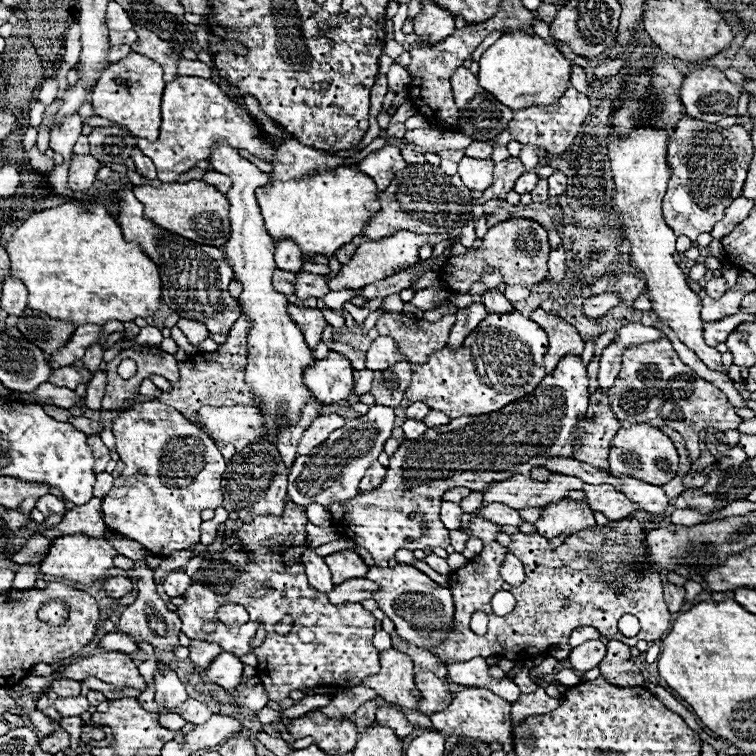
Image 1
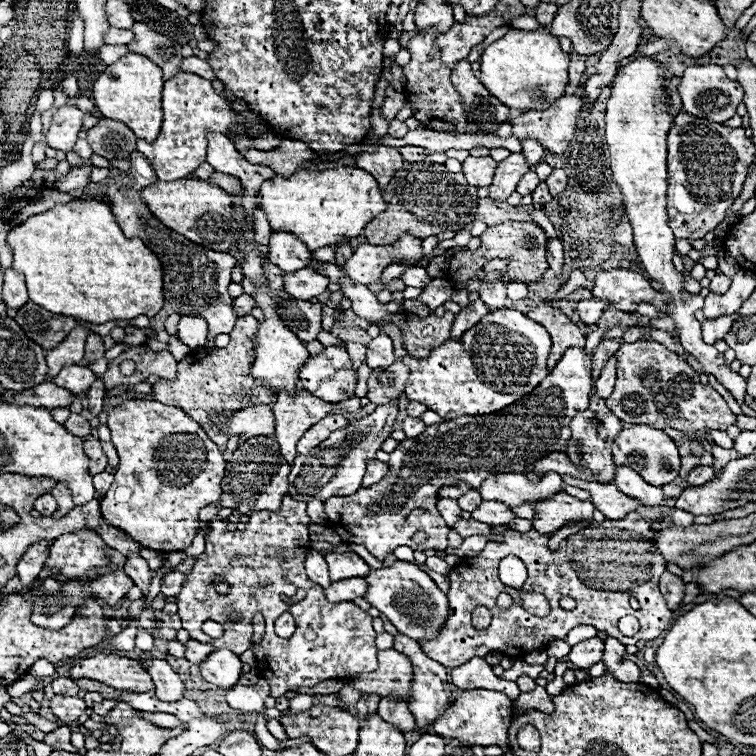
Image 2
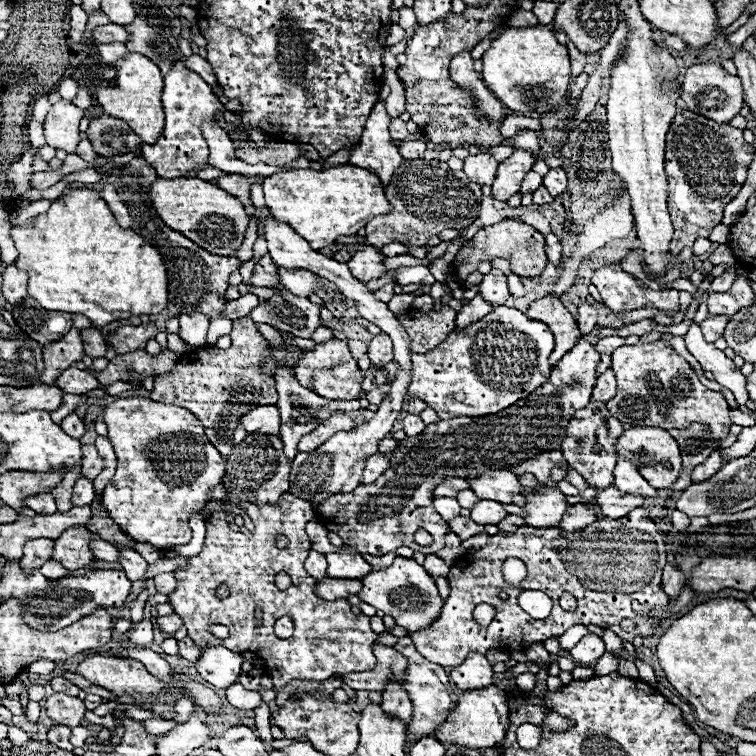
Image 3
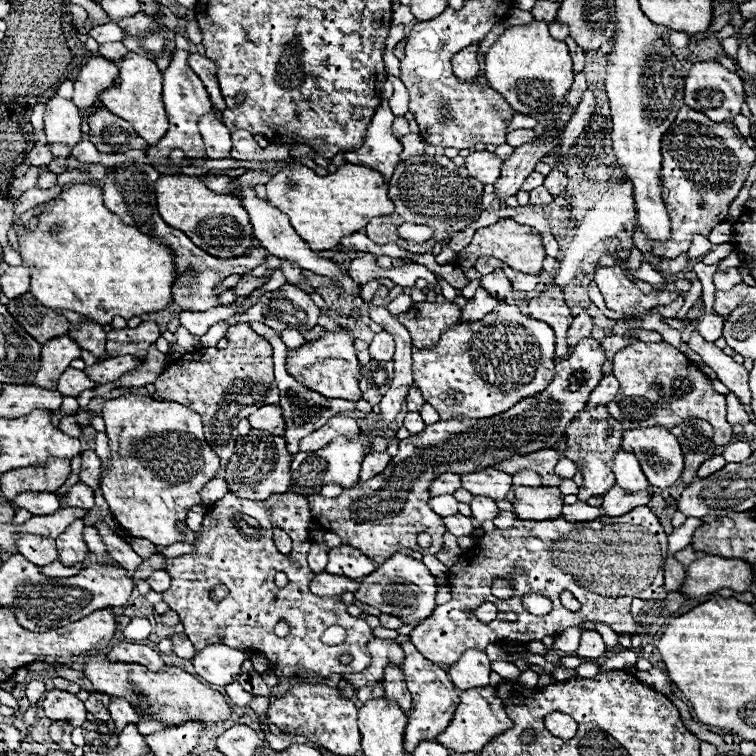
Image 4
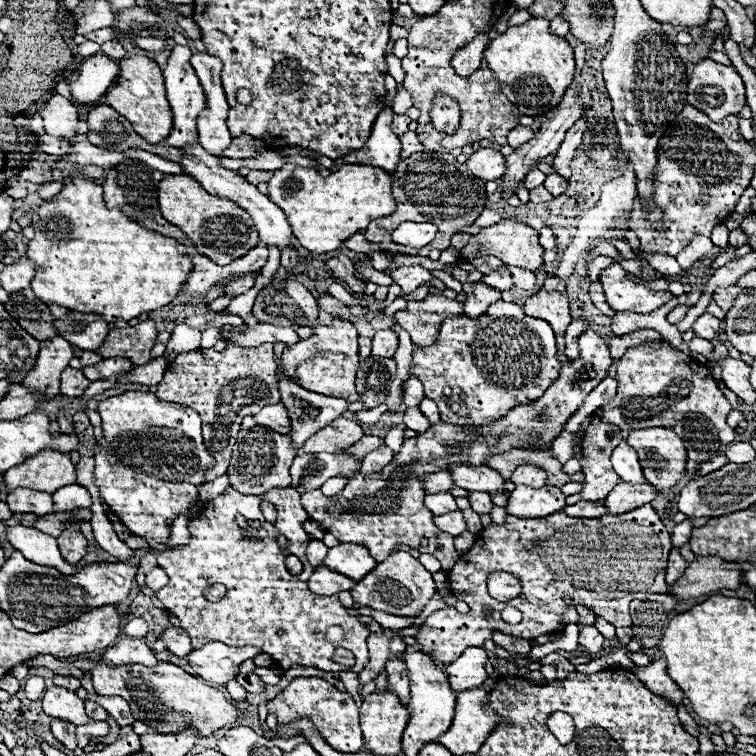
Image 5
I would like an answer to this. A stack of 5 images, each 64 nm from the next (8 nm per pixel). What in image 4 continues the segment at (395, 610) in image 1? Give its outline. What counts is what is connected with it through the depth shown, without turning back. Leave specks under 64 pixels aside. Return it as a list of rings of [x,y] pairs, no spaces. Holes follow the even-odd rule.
[[[396,552],[394,556],[390,556],[390,560],[380,564],[378,570],[374,570],[370,576],[362,580],[360,590],[354,592],[354,596],[372,608],[378,608],[380,612],[410,610],[402,614],[400,620],[404,624],[418,624],[418,622],[424,622],[436,608],[436,588],[438,586],[434,582],[436,582],[434,576],[428,572],[428,568],[424,568],[422,562]]]

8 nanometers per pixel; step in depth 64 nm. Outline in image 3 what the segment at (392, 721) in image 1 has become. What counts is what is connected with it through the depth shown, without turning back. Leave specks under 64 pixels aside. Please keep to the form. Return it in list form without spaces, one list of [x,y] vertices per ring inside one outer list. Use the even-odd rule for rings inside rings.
[[[388,684],[380,706],[388,716],[402,720],[406,726],[410,724],[410,720],[412,720],[412,704],[410,704],[410,698],[408,698],[404,686]]]

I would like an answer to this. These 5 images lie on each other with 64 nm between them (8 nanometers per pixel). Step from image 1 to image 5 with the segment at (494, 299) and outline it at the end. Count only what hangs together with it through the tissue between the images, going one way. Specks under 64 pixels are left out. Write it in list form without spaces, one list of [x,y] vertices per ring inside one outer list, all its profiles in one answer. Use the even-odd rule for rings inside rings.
[[[506,266],[494,270],[492,274],[486,274],[486,276],[482,278],[482,282],[484,282],[486,286],[494,288],[494,290],[500,290],[500,292],[510,290],[510,288],[514,286],[514,284],[512,284],[512,276],[510,276],[510,272],[508,272]]]

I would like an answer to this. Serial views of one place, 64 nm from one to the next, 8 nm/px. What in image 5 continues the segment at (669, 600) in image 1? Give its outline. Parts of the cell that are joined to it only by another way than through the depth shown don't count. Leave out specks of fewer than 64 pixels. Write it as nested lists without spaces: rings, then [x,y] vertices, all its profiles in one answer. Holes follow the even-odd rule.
[[[672,548],[670,558],[668,558],[668,566],[666,566],[666,584],[668,584],[668,586],[676,584],[676,580],[684,574],[686,568],[688,568],[688,562],[680,556],[678,548]]]

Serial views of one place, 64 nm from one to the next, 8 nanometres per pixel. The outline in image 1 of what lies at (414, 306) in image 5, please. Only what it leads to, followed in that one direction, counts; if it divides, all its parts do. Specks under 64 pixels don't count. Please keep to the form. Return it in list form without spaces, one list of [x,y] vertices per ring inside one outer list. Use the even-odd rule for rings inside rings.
[[[398,314],[380,316],[376,322],[376,330],[380,332],[380,336],[392,336],[400,354],[404,354],[408,362],[424,364],[430,354],[446,346],[452,324],[454,314],[448,314],[438,322],[426,322],[410,318],[406,314]]]

